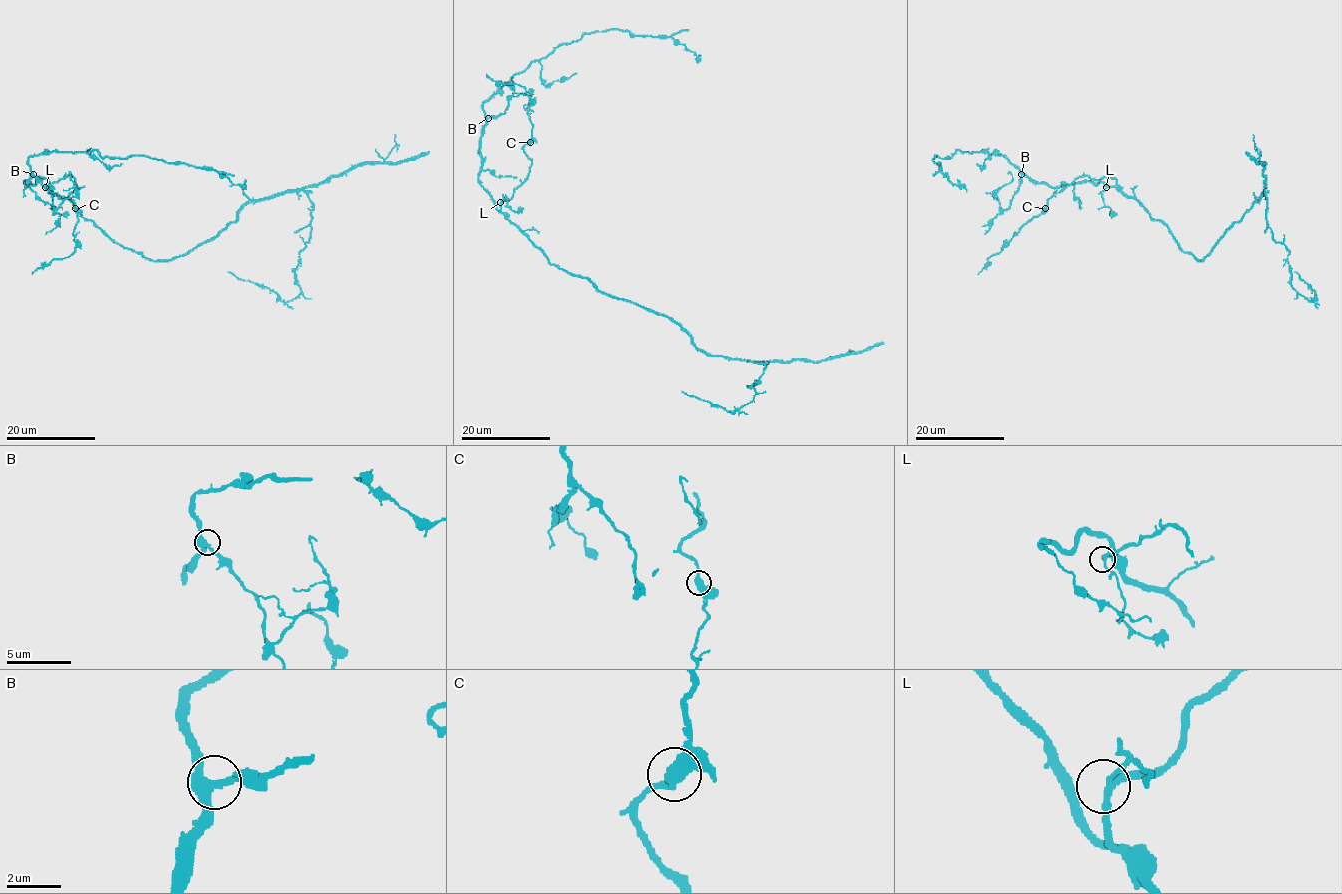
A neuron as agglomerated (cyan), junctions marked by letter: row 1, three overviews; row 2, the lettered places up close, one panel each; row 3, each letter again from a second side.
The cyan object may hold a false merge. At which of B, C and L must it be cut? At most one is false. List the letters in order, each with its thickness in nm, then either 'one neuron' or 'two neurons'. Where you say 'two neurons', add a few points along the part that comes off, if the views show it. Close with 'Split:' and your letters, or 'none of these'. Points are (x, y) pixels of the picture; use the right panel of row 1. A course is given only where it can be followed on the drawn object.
B: 360 nm thick; one neuron
C: 480 nm thick; one neuron
L: 240 nm thick; one neuron
Split: none of these

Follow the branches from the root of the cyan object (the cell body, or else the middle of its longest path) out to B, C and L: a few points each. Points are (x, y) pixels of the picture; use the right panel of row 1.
B: (1167, 228), (1136, 199), (1129, 198), (1114, 178), (1049, 187), (1021, 174)
C: (1167, 228), (1116, 186), (1107, 186), (1087, 176), (1075, 179), (1053, 194), (1046, 208)
L: (1167, 228), (1154, 219), (1136, 199), (1128, 198), (1116, 186), (1106, 187)

